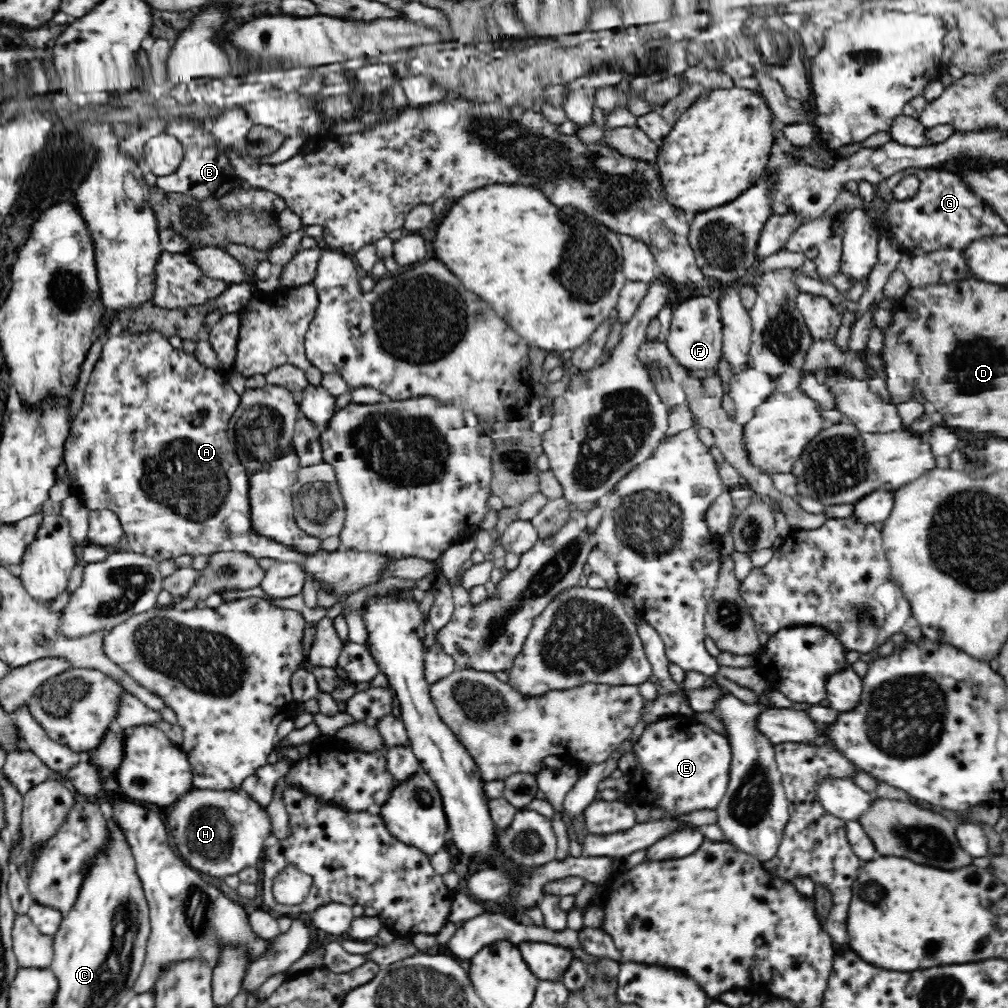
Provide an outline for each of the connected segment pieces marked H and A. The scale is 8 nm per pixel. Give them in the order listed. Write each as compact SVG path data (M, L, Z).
M194 789L172 805L172 810L164 823L172 844L185 863L192 869L212 876L236 874L247 866L256 866L258 862L262 862L263 846L266 844L268 836L272 834L267 809L262 808L261 804L256 801L252 801L252 798L241 789L238 791Z
M118 328L107 339L108 342L103 345L101 356L95 363L90 380L88 380L82 407L73 418L70 436L68 436L66 444L64 444L63 457L65 461L63 465L67 468L72 496L78 497L89 510L108 509L116 513L129 543L127 549L149 556L158 562L167 558L175 559L180 554L190 554L195 557L196 555L206 556L223 550L248 551L257 559L273 558L276 561L299 564L305 570L305 574L313 576L317 585L320 583L325 584L328 594L340 596L341 599L351 592L358 592L361 588L366 588L366 586L378 582L390 572L388 566L392 562L397 562L396 557L380 551L360 552L350 548L338 548L332 551L318 549L311 553L302 553L294 547L276 542L276 539L260 535L253 528L250 514L249 476L239 461L235 448L227 435L229 420L232 418L233 412L238 408L241 398L228 384L226 374L220 370L206 368L203 364L200 364L200 361L194 355L172 347L168 338L162 336L159 332L128 332Z

